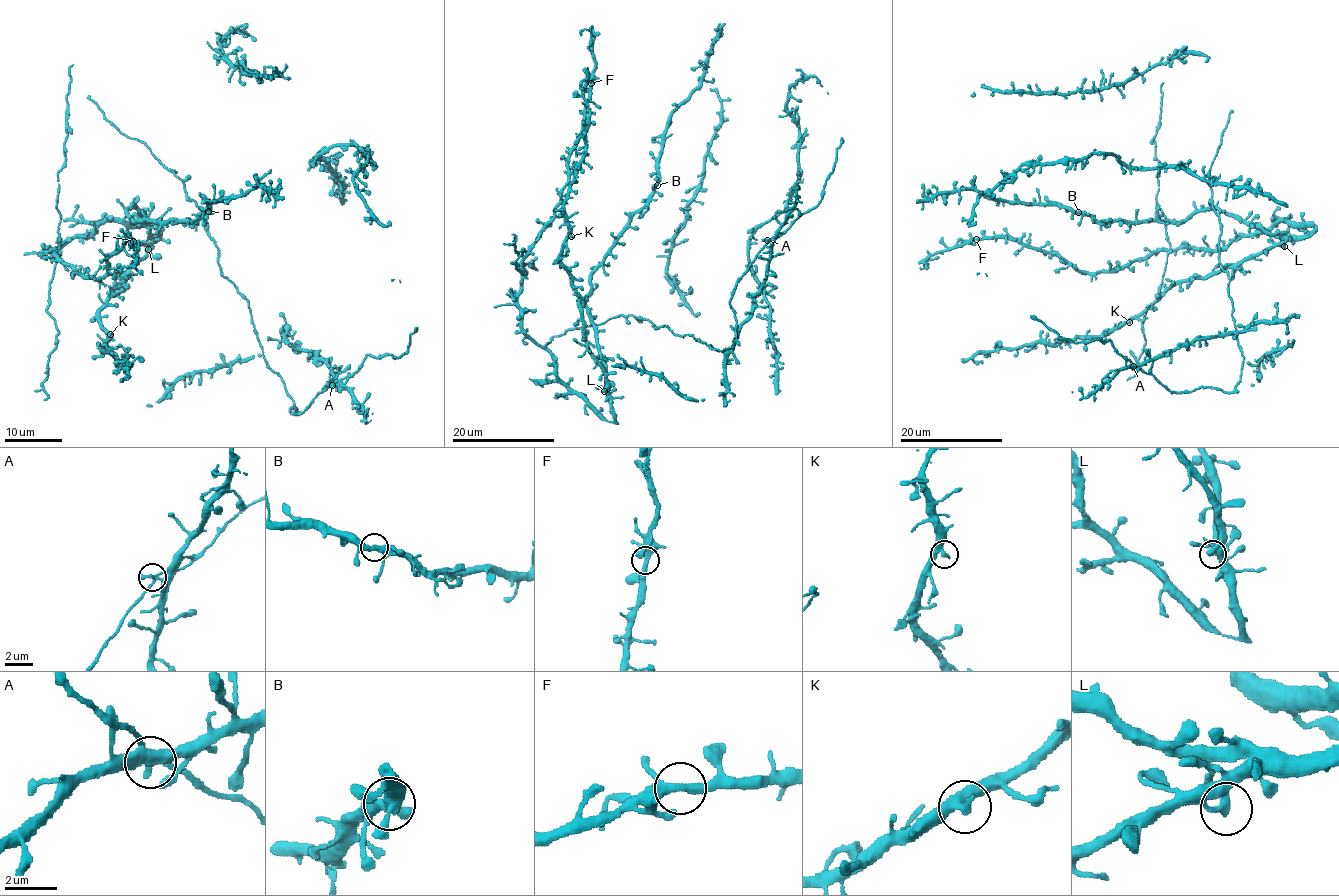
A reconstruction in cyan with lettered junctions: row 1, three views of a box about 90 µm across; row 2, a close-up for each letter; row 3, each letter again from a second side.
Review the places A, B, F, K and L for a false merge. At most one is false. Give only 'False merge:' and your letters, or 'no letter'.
False merge: no letter

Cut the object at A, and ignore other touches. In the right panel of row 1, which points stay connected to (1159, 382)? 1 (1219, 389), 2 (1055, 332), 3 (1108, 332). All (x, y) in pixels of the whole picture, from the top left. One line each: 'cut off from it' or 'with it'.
1: with it
2: with it
3: cut off from it

